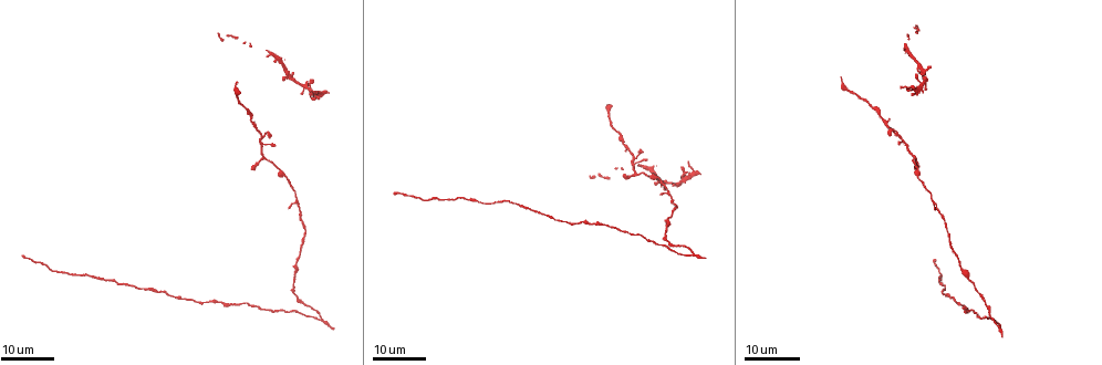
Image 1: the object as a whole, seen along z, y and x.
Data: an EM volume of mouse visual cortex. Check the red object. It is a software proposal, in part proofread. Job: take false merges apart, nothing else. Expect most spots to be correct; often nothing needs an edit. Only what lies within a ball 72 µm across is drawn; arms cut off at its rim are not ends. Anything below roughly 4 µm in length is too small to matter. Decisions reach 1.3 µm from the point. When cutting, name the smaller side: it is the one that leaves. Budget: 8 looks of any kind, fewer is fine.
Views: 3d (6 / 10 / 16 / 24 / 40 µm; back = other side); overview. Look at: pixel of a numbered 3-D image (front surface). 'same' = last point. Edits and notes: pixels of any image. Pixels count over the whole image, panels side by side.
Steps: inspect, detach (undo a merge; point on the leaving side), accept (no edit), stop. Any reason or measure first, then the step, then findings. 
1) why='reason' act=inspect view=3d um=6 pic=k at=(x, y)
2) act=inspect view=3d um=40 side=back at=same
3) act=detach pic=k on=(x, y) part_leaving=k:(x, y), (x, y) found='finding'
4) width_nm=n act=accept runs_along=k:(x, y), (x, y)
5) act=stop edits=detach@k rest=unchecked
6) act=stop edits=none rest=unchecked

why='a narrow waist' act=inspect view=3d um=24 pic=1 at=(986, 300)

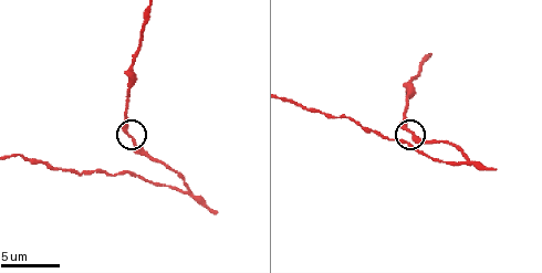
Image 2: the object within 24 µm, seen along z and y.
act=inspect view=3d um=10 pic=2 at=(411, 133)

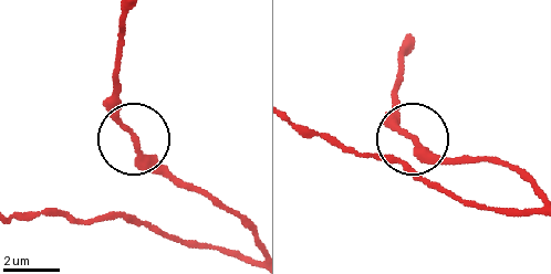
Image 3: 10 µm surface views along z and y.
act=accept runs_along=3:(163, 172), (138, 146), (115, 91) found='one cell here'

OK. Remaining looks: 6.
why='thick turns thin' act=inspect view=3d um=24 pic=1 at=(295, 194)

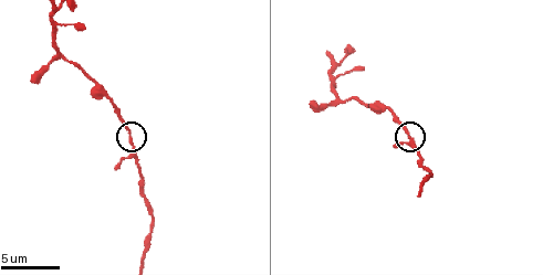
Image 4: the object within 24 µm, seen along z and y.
act=inspect view=3d um=6 pic=4 at=(129, 142)

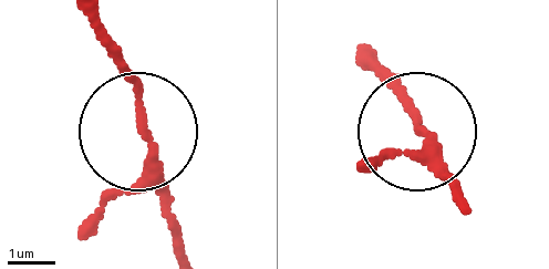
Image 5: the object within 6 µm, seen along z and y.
act=accept found='one cell here'

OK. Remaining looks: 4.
act=inspect view=3d um=10 pic=4 at=(336, 66)

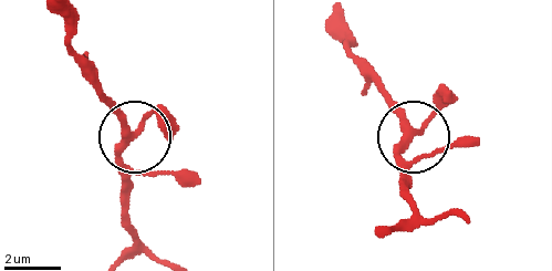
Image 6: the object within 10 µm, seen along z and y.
arms=3 act=accept found='one cell here'

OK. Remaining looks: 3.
why='sudden change in width' act=inspect view=3d um=16 pic=1 at=(871, 106)

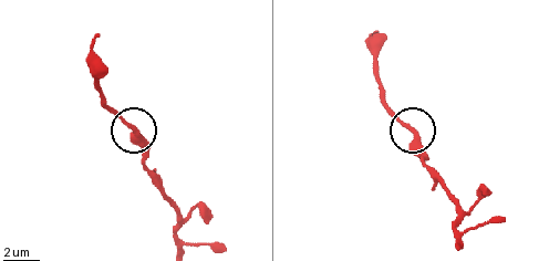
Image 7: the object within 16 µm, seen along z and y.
why='closer look' act=inspect view=3d um=6 pic=7 at=(414, 138)

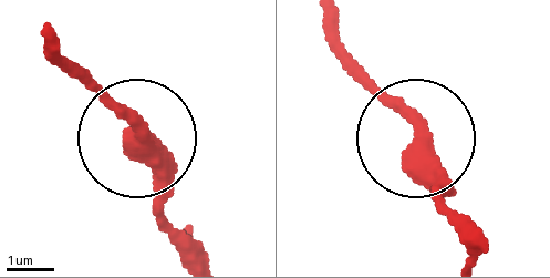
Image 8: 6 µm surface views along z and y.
act=accept runs_along=8:(485, 244), (445, 199), (429, 148), (350, 69) found='one cell here'

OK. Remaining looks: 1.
act=stop edits=none rest=unchecked

